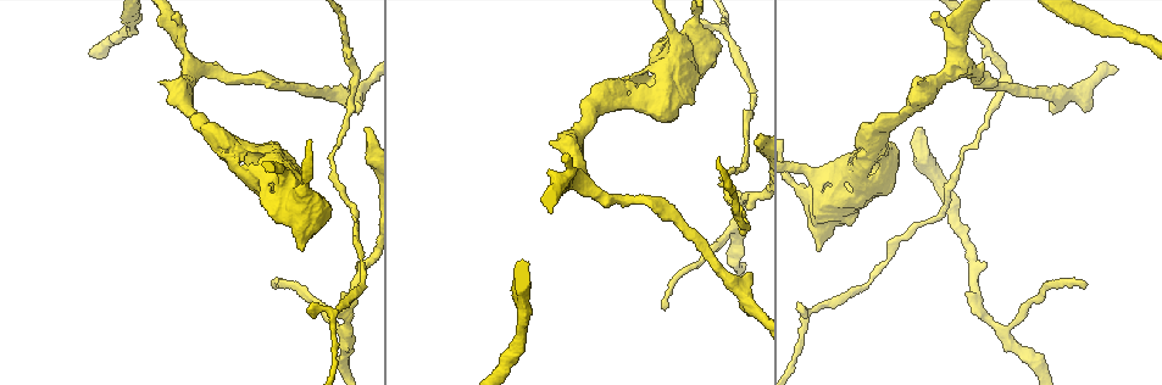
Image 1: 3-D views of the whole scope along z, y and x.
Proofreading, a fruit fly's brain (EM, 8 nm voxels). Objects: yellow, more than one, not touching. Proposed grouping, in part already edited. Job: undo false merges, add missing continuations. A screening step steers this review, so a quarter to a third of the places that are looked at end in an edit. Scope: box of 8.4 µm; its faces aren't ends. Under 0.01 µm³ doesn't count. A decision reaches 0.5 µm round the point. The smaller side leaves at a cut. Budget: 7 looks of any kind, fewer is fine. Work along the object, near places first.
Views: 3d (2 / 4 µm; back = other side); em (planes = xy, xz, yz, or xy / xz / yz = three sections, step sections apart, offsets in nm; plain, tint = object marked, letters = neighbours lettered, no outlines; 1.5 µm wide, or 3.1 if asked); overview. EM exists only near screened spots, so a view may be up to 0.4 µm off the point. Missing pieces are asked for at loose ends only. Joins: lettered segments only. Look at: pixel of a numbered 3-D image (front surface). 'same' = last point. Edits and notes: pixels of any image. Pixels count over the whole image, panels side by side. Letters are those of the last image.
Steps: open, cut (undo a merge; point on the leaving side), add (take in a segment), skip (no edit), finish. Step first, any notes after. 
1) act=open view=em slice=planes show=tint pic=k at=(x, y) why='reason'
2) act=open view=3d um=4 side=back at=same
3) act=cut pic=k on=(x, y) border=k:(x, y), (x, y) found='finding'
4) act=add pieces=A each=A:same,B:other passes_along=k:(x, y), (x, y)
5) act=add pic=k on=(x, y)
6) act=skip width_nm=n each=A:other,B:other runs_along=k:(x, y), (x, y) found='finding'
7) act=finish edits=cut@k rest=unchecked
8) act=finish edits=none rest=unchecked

act=open view=em slice=yz step=4 show=letters pic=1 at=(309, 312) why='thin end'

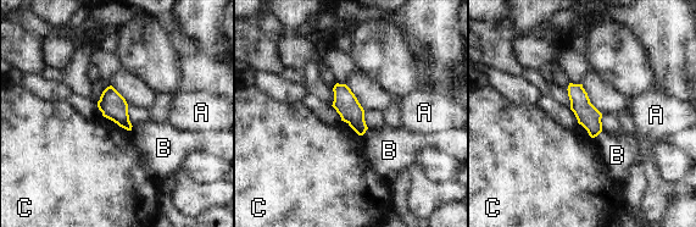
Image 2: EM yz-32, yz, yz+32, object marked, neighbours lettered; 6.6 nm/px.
act=skip each=A:other,B:other,C:other border=2:(104, 116), (129, 131) found='no lettered segment goes on from it'

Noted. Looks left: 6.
act=open view=3d um=4 pic=1 at=(664, 309) why='an open end'

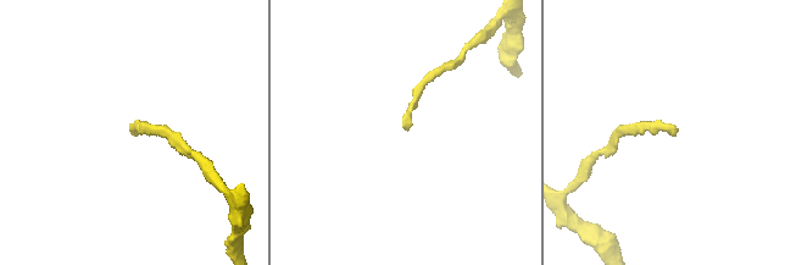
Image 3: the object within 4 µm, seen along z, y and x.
act=open view=em slice=planes show=plain pic=3 at=(133, 129)

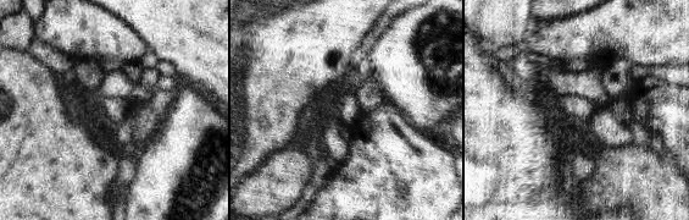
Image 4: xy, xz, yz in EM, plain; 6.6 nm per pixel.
act=open view=em slice=planes show=letters at=same why='what lies round it'

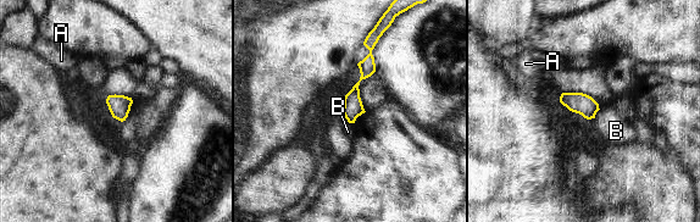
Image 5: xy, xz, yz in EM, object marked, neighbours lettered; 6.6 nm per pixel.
act=skip width_nm=130 longest_contact=B:70nm each=A:other,B:other found='no lettered segment goes on from it'

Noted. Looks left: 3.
act=open view=em slice=xy step=8 show=tint pic=1 at=(347, 34) why='a narrow waist'

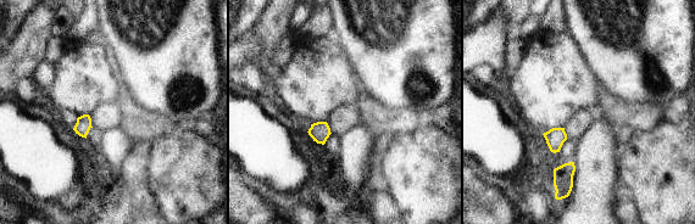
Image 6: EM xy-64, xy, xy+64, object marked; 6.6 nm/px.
act=open view=em slice=xy step=8 show=letters at=same

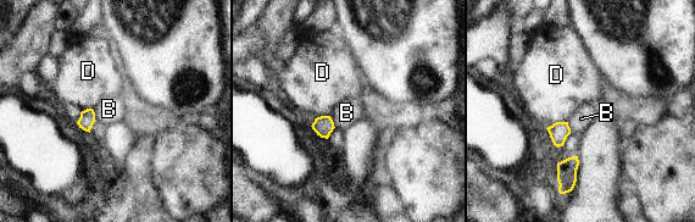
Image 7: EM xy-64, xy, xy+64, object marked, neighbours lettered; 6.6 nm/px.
act=skip each=B:other,D:other border=7:(92, 109), (96, 121) found='one neuron here'

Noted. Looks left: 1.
act=finish edits=none rest=unchecked

